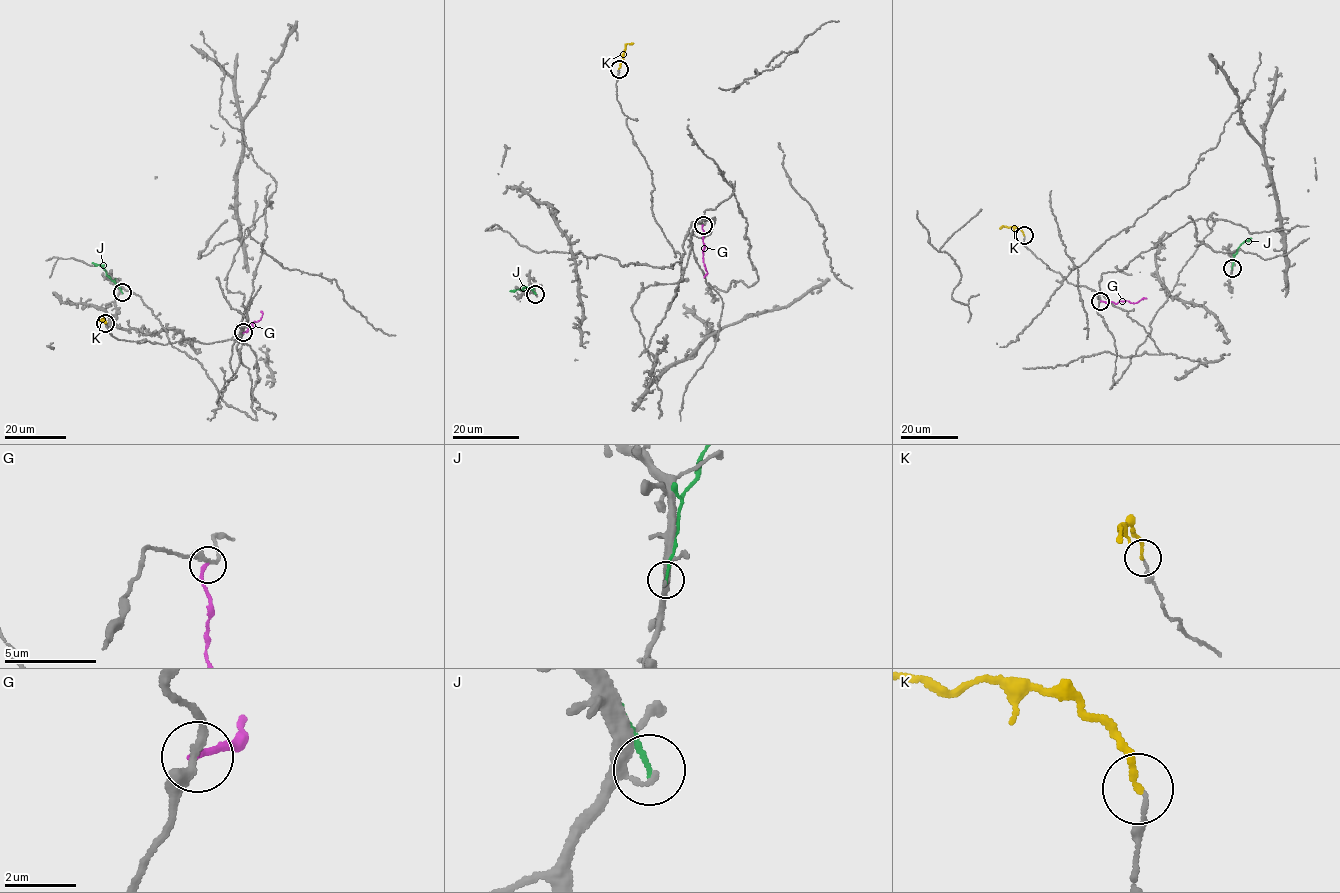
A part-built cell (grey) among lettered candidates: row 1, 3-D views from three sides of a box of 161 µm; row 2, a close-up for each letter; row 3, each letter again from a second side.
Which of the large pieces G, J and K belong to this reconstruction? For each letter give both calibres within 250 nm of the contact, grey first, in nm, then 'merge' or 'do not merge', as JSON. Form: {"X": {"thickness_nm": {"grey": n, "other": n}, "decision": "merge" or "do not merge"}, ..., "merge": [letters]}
{"G": {"thickness_nm": {"grey": 240, "other": 170}, "decision": "do not merge"}, "J": {"thickness_nm": {"grey": 130, "other": 130}, "decision": "do not merge"}, "K": {"thickness_nm": {"grey": 130, "other": 170}, "decision": "merge"}, "merge": ["K"]}

